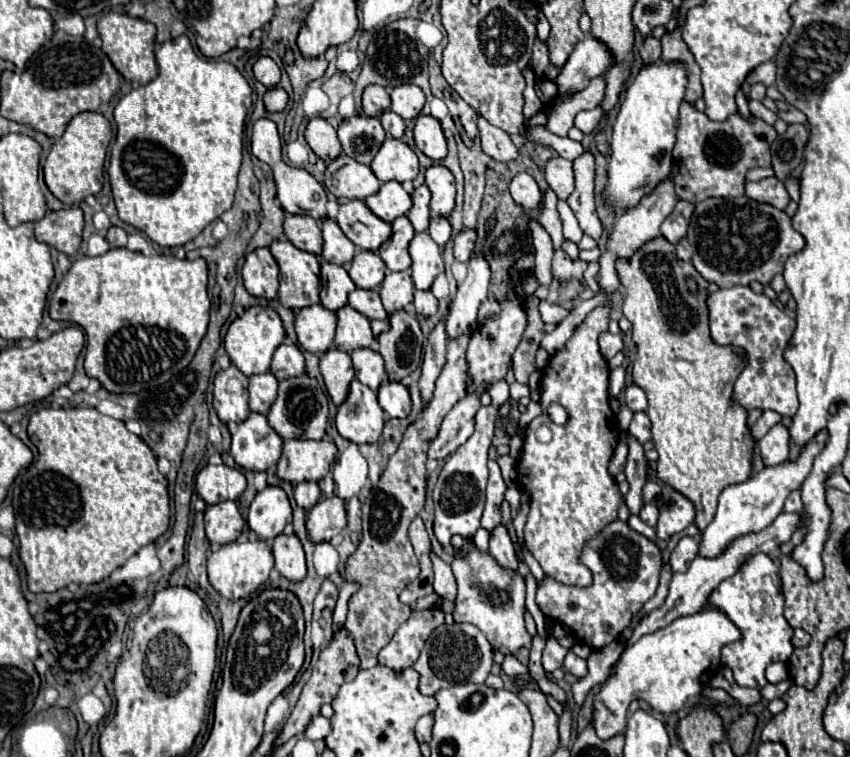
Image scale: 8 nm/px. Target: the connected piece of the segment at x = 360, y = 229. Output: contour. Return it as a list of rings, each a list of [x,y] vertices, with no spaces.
[[[347,200],[339,206],[337,222],[345,236],[361,250],[377,250],[387,236],[391,236],[391,224],[375,216],[363,200]]]

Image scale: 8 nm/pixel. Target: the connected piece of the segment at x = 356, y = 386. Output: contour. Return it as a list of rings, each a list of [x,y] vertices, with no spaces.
[[[353,380],[345,402],[337,408],[337,430],[355,444],[371,444],[381,436],[385,412],[371,388]]]

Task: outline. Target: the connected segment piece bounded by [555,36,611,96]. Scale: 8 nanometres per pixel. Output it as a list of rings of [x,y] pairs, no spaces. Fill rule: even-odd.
[[[587,36],[575,46],[565,66],[561,68],[555,80],[557,96],[581,92],[593,78],[607,72],[609,66],[611,66],[611,54],[607,52],[607,48],[603,48],[599,40]]]

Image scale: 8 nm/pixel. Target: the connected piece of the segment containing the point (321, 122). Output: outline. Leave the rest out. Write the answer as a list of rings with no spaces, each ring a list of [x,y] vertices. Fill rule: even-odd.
[[[321,116],[309,120],[305,128],[305,140],[311,146],[311,150],[325,162],[335,160],[341,154],[341,144],[337,140],[335,128]]]

